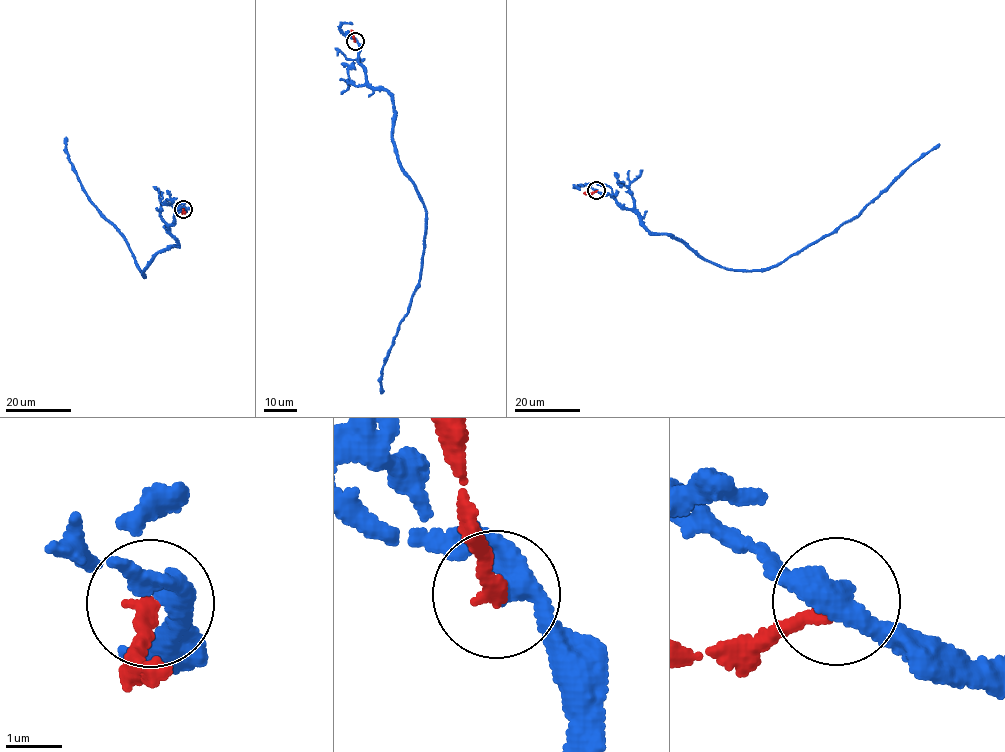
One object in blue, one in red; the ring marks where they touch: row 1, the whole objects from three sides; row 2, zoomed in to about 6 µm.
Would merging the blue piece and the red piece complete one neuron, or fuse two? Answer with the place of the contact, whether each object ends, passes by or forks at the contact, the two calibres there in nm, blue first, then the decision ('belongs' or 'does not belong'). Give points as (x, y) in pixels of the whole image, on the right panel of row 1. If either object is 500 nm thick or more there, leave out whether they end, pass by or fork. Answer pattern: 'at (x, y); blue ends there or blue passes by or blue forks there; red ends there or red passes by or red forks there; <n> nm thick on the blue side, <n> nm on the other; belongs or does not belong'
at (596, 190); blue passes by; red ends there; 360 nm thick on the blue side, 280 nm on the other; does not belong

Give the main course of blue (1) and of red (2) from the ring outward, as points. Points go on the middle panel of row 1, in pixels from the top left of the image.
1: (355, 41), (366, 81), (391, 97), (392, 137), (426, 218), (418, 286), (384, 364), (382, 393)
2: (355, 41), (351, 29)

